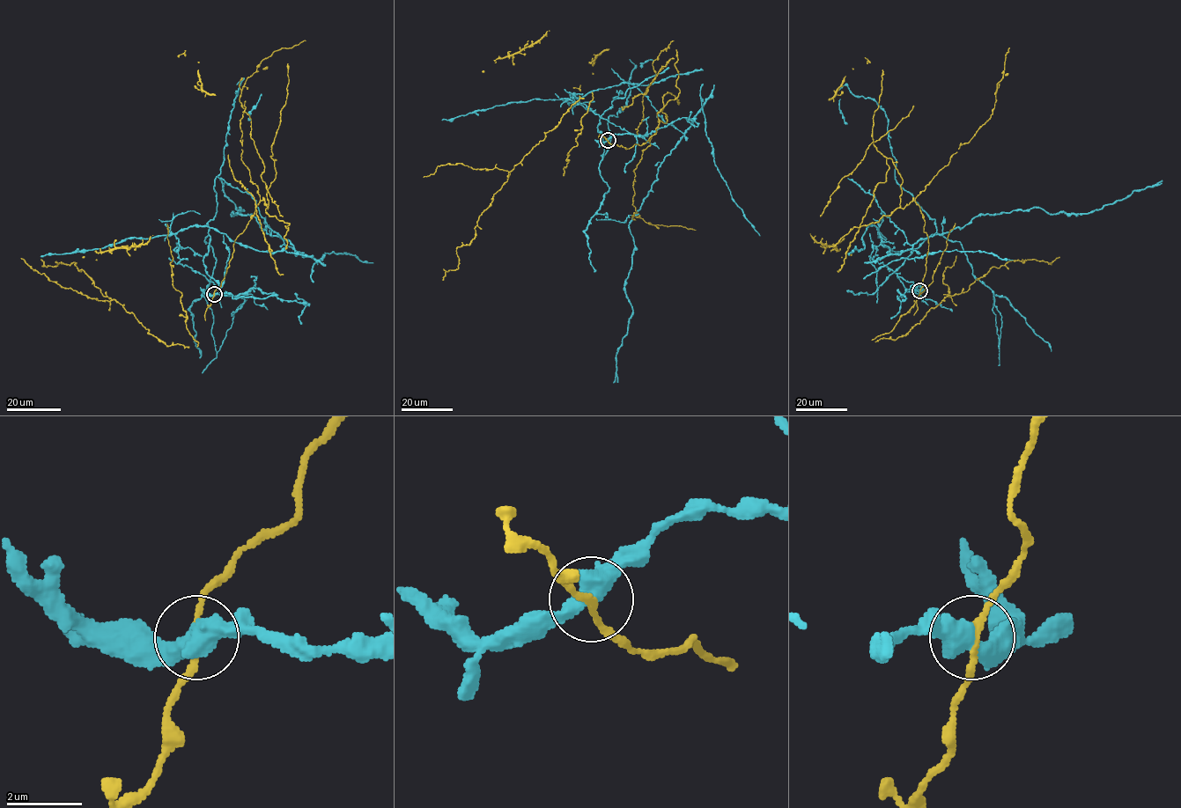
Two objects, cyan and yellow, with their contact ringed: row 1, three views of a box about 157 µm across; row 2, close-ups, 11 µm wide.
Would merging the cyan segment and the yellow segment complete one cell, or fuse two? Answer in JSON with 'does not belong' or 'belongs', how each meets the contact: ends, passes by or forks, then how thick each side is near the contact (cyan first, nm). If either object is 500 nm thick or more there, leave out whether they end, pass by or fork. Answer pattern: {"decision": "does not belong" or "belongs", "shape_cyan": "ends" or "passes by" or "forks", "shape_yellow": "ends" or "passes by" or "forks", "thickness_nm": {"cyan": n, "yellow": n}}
{"decision": "does not belong", "thickness_nm": {"cyan": 550, "yellow": 170}}

